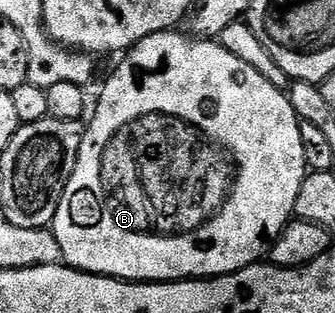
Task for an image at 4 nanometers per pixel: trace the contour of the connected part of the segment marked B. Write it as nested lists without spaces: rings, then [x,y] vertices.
[[[178,33],[153,34],[125,51],[120,58],[122,63],[103,84],[98,103],[95,106],[93,103],[92,113],[84,126],[76,168],[72,168],[72,176],[64,188],[64,196],[60,196],[60,208],[56,208],[52,223],[56,244],[60,244],[62,262],[73,270],[124,282],[144,283],[205,280],[235,274],[237,270],[265,259],[268,248],[274,245],[282,229],[294,218],[296,196],[300,196],[300,184],[304,184],[308,171],[300,141],[300,119],[289,97],[283,91],[272,88],[272,84],[268,84],[256,68],[244,64],[244,60],[236,60],[236,56],[232,56],[232,52],[225,50],[217,41],[199,40],[194,36],[185,38]]]

